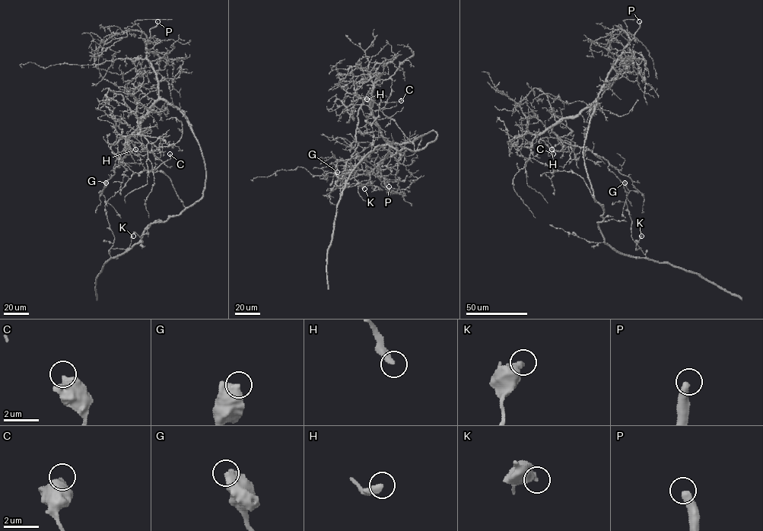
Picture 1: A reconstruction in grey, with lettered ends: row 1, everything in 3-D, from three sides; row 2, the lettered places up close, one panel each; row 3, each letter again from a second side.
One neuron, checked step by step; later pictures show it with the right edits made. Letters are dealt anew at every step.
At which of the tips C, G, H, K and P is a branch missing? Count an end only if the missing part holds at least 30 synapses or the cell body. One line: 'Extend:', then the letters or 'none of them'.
Extend: P

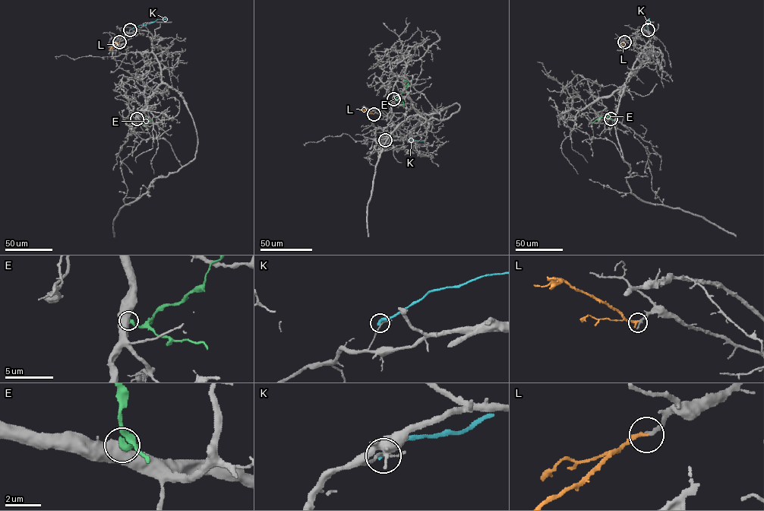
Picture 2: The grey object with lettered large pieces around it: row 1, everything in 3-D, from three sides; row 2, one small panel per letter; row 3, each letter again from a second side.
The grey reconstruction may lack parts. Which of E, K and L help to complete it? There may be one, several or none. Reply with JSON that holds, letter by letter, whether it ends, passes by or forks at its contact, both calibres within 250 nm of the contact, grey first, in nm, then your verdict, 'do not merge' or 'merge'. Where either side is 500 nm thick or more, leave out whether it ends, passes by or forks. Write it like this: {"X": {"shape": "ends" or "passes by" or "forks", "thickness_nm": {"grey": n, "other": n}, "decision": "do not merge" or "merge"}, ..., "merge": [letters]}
{"E": {"thickness_nm": {"grey": 750, "other": 400}, "decision": "do not merge"}, "K": {"shape": "ends", "thickness_nm": {"grey": 140, "other": 340}, "decision": "do not merge"}, "L": {"shape": "ends", "thickness_nm": {"grey": 280, "other": 240}, "decision": "merge"}, "merge": ["L"]}

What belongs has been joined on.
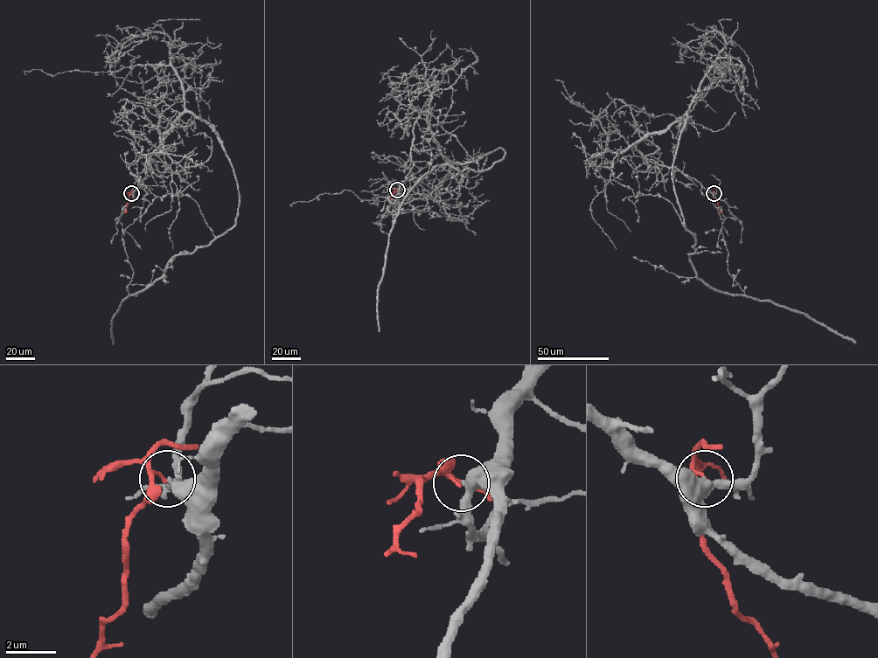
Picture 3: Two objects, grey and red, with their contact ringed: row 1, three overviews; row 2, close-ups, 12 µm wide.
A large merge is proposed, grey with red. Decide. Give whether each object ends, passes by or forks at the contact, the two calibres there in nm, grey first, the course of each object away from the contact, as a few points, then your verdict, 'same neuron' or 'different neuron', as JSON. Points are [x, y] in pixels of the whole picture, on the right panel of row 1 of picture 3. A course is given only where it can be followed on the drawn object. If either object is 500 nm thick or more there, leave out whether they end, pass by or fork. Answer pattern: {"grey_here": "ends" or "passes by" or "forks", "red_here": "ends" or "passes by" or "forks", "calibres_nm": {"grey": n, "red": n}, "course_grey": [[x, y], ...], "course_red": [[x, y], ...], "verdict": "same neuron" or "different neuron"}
{"grey_here": "passes by", "red_here": "passes by", "calibres_nm": {"grey": 400, "red": 100}, "course_grey": [[714, 193], [636, 145], [687, 112], [672, 178], [697, 276], [805, 313], [856, 344]], "course_red": [[714, 193], [718, 211], [722, 213]], "verdict": "different neuron"}

